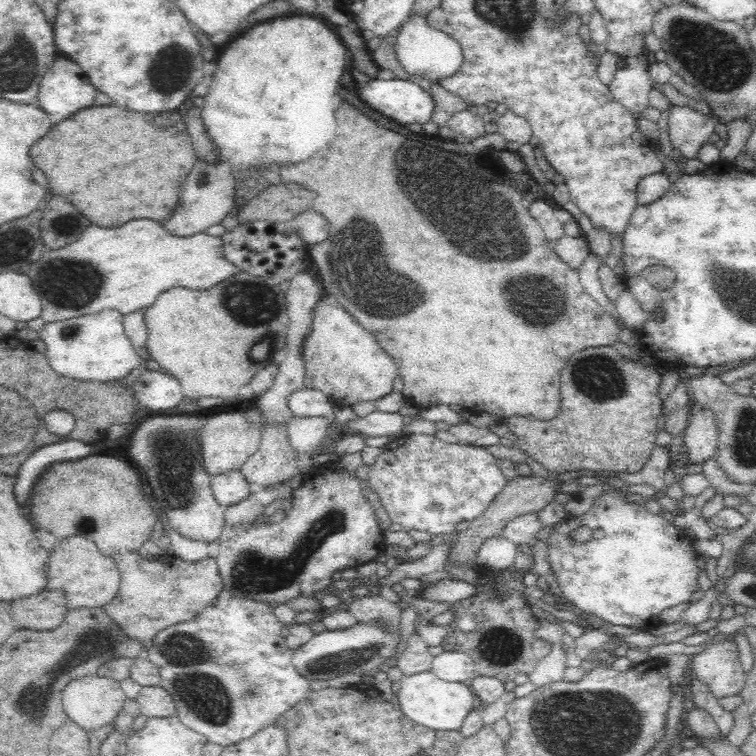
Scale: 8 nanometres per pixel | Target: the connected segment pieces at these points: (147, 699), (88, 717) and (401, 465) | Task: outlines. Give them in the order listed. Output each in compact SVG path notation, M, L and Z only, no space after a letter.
M143 686L136 697L139 711L147 718L169 717L177 714L170 693L162 686Z
M98 674L76 678L70 684L66 684L64 692L62 692L64 712L68 714L68 718L72 722L75 722L86 732L94 729L108 730L116 715L122 710L126 698L118 681Z
M402 435L386 444L377 461L370 464L369 480L364 484L379 496L392 523L401 524L406 531L414 529L431 535L449 534L455 532L458 522L470 522L482 516L498 492L502 492L502 488L508 484L509 480L503 475L498 462L484 447L447 444L429 435Z

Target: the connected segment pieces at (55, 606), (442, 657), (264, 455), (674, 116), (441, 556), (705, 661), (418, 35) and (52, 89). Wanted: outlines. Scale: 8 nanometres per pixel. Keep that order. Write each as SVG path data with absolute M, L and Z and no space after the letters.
M47 588L38 594L14 600L11 606L16 628L38 631L50 630L62 624L67 611L64 591Z
M436 650L431 671L440 680L469 684L477 676L474 659L464 652Z
M276 424L276 426L266 426L264 430L261 430L259 450L242 464L240 472L253 489L281 483L300 473L296 454L296 450L290 445L286 425Z
M674 105L667 123L673 148L680 151L682 160L692 160L698 158L698 150L714 134L717 121L710 114L702 114L690 106Z
M448 542L442 545L436 545L422 558L398 563L396 568L390 571L390 574L386 577L380 578L376 582L376 585L392 586L397 582L401 582L403 578L420 579L422 576L430 576L430 574L434 574L434 572L438 572L438 570L444 568L444 563L450 551L451 545Z
M723 639L712 643L700 654L692 656L689 666L690 674L706 683L719 699L739 694L747 679L735 641Z
M412 16L402 24L394 42L394 53L398 57L398 63L416 80L426 78L434 84L439 84L440 80L456 73L464 60L458 41L444 32L431 28L427 16Z
M59 56L44 76L38 91L39 107L47 114L70 116L94 105L96 89L78 64Z

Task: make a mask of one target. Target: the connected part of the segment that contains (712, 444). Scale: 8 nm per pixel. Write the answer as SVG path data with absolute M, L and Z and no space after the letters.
M696 403L687 428L683 431L688 458L692 464L702 464L714 457L718 445L718 426L710 410Z

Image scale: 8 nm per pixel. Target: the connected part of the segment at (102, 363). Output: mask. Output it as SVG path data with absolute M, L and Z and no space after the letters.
M110 308L110 310L102 310L102 312L86 316L46 323L39 330L39 338L46 344L46 359L48 359L51 368L58 375L72 380L94 381L97 383L124 381L133 369L138 368L142 364L142 359L124 332L123 318L124 316L122 316L121 312Z

